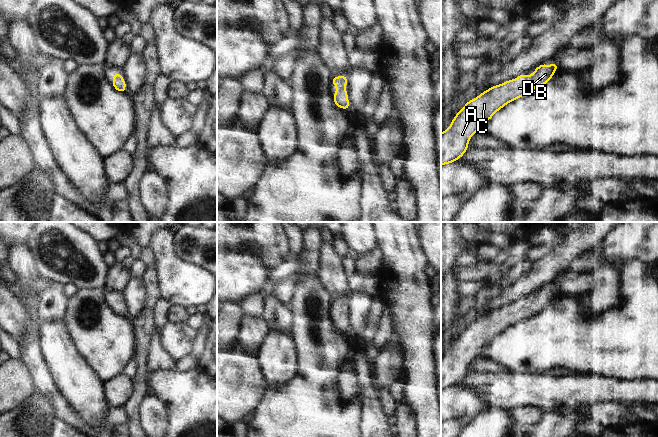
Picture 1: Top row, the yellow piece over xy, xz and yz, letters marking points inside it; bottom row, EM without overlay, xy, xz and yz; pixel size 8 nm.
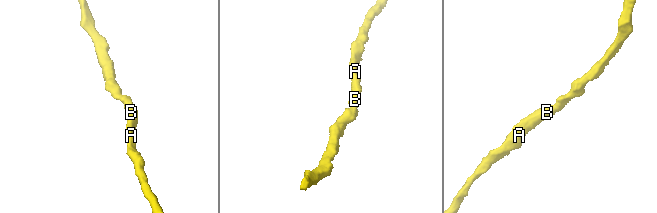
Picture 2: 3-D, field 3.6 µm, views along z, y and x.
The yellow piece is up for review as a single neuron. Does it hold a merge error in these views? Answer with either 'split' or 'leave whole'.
leave whole

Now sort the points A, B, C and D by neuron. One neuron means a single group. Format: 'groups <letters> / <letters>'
groups A B C D

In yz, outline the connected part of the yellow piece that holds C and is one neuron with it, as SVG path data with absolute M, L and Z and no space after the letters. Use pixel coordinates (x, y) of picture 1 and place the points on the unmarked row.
M556 286L549 290L542 287L531 300L523 297L467 325L453 341L450 350L441 357L441 390L459 384L466 377L471 361L484 346L490 345L497 335L510 326L533 317L535 311L547 308L558 292Z

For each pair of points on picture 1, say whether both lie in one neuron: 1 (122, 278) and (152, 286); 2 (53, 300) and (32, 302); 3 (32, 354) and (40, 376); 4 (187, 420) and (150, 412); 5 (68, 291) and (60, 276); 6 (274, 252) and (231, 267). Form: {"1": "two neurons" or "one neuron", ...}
{"1": "two neurons", "2": "two neurons", "3": "one neuron", "4": "two neurons", "5": "two neurons", "6": "two neurons"}

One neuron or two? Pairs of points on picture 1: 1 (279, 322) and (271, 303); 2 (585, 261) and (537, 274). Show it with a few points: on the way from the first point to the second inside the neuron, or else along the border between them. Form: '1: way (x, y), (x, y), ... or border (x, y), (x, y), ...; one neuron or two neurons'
1: way (277, 317), (273, 308); one neuron
2: border (588, 251), (580, 254), (567, 270); two neurons

